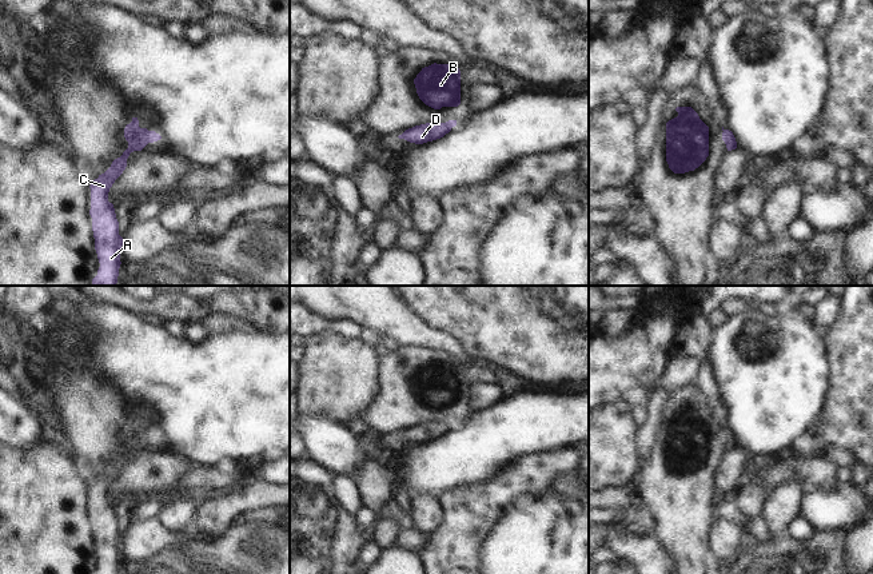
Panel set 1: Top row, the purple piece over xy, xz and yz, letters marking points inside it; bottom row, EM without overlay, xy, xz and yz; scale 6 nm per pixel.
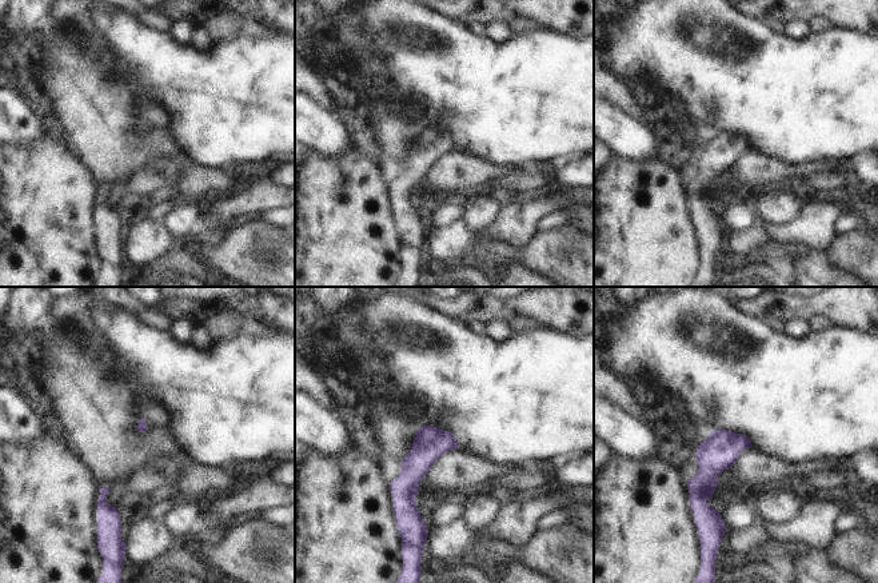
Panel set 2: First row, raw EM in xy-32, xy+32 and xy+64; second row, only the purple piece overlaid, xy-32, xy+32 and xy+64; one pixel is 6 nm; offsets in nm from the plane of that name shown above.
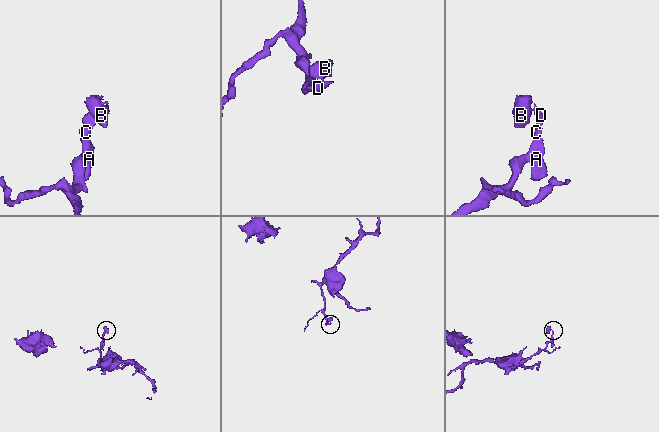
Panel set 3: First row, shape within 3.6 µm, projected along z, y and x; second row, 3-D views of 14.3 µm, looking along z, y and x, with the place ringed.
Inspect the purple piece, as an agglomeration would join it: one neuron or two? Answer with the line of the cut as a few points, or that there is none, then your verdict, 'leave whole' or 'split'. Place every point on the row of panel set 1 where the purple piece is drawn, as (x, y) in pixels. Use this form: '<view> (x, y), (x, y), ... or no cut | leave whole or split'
xy (148, 131), (146, 134), (147, 142) | split

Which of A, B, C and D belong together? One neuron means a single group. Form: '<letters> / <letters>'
A C D / B

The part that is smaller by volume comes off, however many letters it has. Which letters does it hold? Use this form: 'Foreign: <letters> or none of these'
Foreign: B

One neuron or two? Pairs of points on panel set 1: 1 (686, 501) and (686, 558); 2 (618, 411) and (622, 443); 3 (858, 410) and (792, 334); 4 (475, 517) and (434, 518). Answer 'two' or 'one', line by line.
1: one
2: one
3: two
4: two

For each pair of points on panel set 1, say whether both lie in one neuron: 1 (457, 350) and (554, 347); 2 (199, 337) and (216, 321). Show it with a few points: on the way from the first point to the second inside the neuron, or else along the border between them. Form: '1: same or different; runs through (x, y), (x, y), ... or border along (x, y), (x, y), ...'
1: different; border along (442, 330), (454, 335), (474, 358)
2: different; border along (200, 321), (211, 334)

